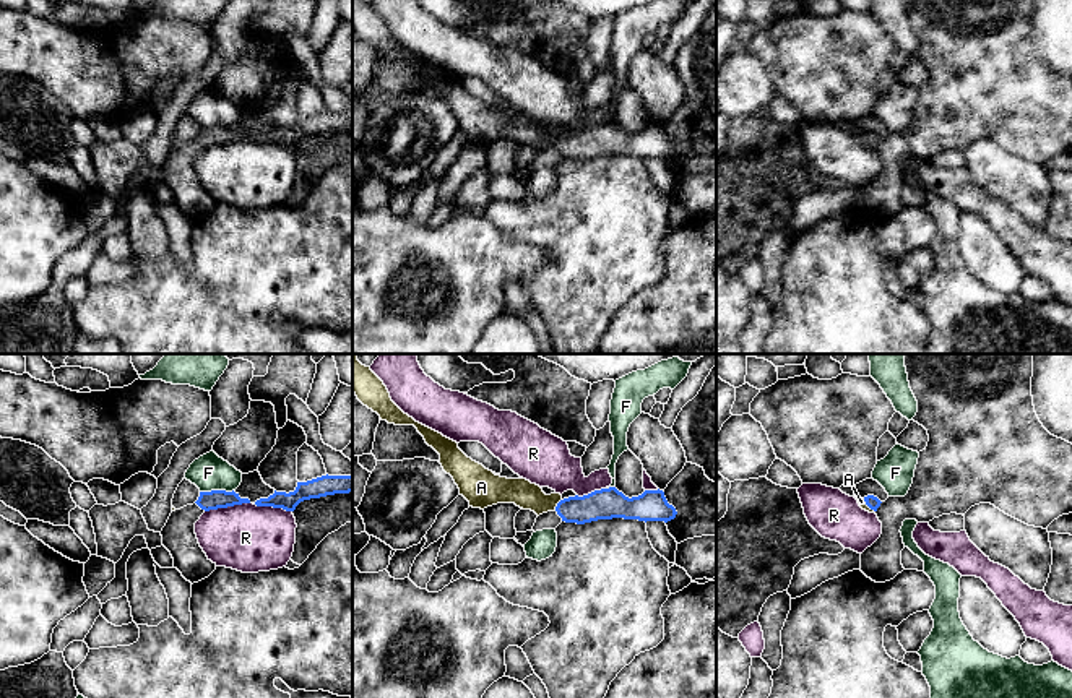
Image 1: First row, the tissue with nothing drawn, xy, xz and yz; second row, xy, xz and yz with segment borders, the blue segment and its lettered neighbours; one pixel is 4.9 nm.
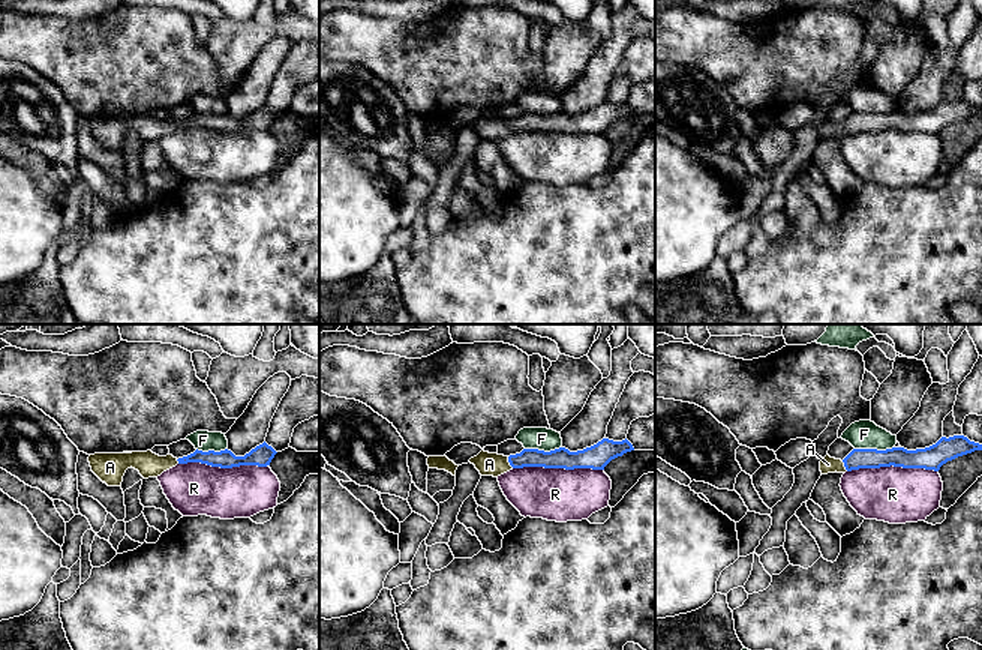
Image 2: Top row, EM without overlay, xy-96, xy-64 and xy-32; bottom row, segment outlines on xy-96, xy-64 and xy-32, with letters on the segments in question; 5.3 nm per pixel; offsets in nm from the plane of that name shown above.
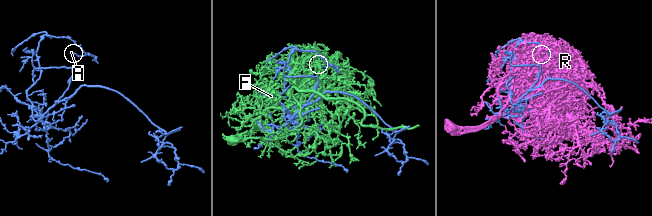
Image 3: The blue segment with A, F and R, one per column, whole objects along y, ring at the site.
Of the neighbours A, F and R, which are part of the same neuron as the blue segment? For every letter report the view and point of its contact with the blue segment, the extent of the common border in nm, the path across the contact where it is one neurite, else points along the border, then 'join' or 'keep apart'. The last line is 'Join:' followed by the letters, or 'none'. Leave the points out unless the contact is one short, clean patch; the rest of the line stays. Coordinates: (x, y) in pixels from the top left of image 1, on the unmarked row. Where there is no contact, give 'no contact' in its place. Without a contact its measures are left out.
A: xz (557, 140) | 70 nm | across xz (606, 140), (557, 140), (538, 138), (527, 132) | join
F: xy (216, 127) | 170 nm | keep apart
R: xy (226, 143) | 220 nm | along xy (249, 138), (205, 148) | keep apart
Join: A

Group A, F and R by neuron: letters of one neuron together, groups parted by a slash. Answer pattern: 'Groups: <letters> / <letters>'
Groups: A / F / R

